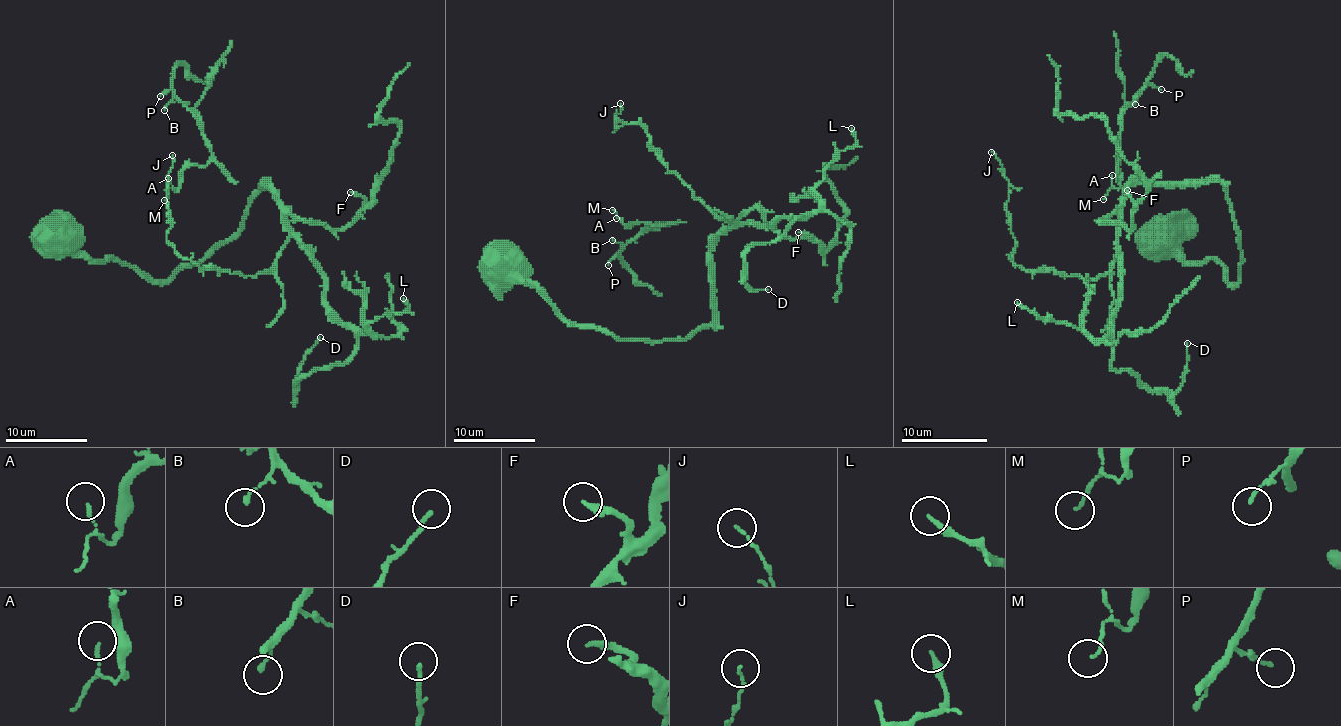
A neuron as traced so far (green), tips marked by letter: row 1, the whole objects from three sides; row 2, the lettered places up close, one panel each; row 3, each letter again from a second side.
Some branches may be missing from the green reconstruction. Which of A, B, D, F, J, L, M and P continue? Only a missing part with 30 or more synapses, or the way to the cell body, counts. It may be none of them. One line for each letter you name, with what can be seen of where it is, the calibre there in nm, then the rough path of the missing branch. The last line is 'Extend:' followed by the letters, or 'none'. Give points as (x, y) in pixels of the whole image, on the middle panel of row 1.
F: (798, 232) | 240 nm | (798, 232), (796, 193), (761, 167), (798, 161), (825, 132), (835, 105), (849, 97)
Extend: F

